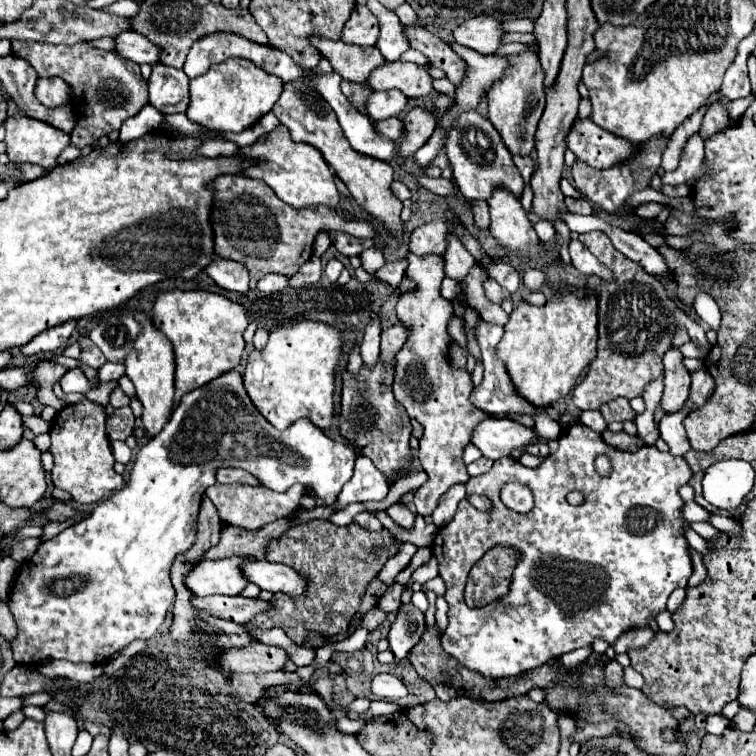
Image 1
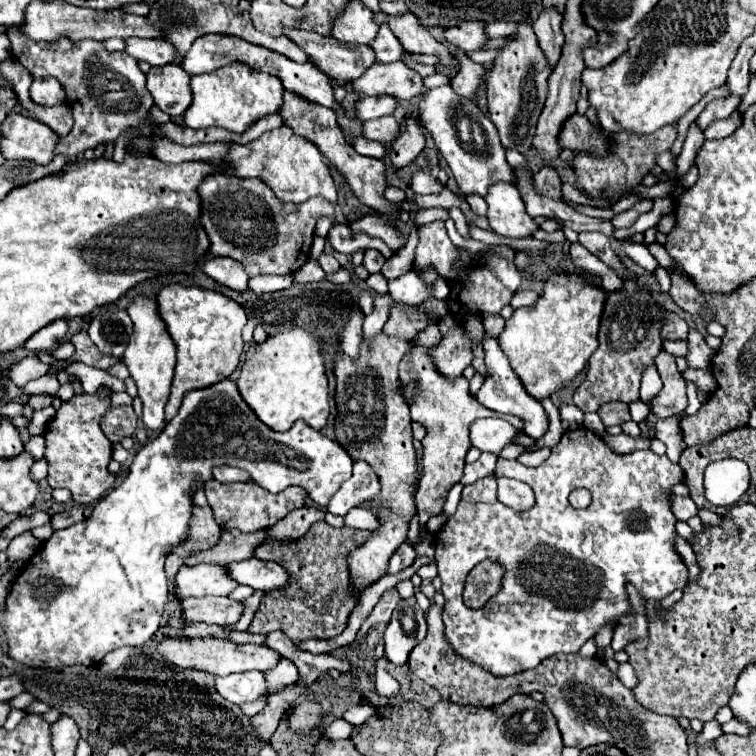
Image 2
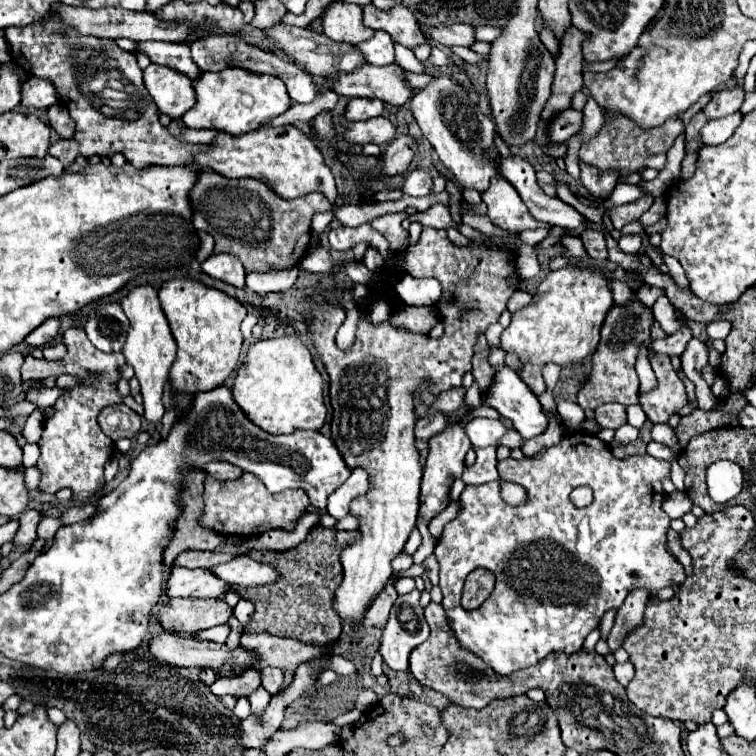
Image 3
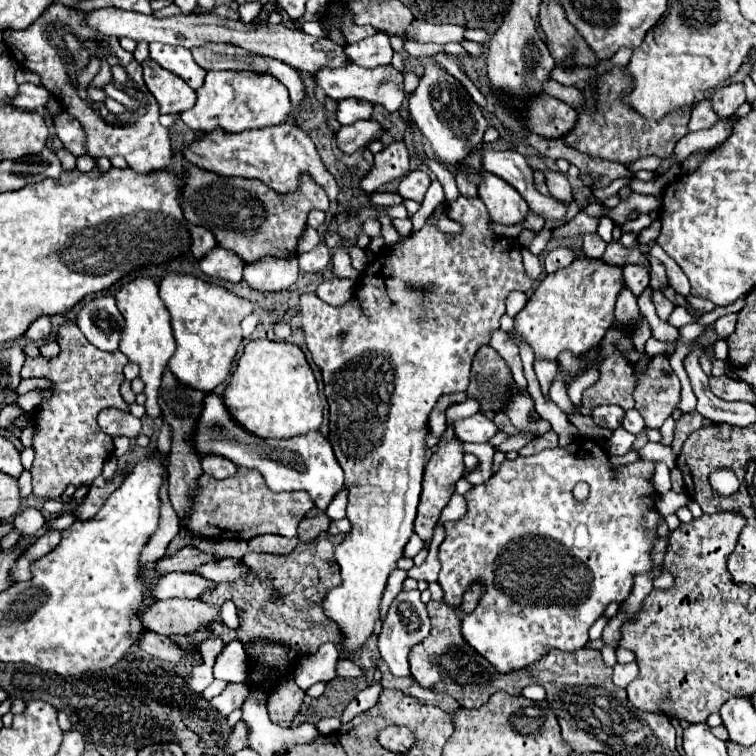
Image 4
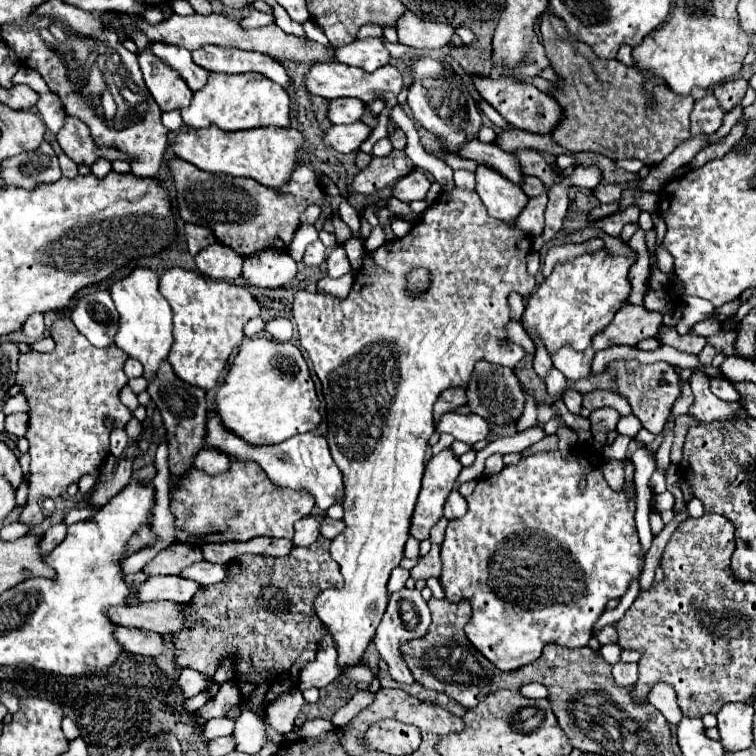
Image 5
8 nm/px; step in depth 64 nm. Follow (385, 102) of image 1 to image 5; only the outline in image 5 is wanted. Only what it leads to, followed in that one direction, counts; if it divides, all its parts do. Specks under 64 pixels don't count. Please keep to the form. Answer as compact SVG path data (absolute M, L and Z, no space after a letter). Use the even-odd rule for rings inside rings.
M334 98L328 106L328 120L332 124L358 122L364 112L364 102L356 98Z

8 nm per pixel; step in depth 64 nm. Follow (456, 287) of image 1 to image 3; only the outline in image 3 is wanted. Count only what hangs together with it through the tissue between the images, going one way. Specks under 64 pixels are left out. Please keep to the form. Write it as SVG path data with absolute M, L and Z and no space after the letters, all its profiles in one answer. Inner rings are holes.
M408 274L396 278L394 298L408 306L434 306L442 296L442 286L435 278L412 278Z

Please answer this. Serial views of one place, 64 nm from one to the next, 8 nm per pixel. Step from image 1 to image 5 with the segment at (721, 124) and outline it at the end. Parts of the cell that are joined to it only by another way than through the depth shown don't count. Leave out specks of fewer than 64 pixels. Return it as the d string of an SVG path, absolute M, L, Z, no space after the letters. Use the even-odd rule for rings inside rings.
M734 78L714 86L714 96L720 100L720 106L732 110L744 98L746 90L748 90L748 82L744 78Z

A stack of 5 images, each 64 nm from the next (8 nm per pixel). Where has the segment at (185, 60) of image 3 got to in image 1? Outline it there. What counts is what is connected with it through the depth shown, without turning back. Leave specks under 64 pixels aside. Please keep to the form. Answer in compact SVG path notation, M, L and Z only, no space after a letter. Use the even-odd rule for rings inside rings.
M124 32L116 38L116 52L136 64L158 64L162 48L138 32Z

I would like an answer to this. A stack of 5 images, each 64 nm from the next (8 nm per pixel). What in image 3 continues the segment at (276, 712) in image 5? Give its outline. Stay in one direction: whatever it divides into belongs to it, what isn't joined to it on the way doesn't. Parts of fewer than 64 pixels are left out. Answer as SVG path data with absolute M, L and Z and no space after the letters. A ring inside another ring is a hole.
M242 634L240 642L244 648L260 656L261 661L254 667L255 670L261 672L269 666L282 668L286 672L279 692L284 692L292 684L294 672L302 662L316 658L322 652L322 646L312 646L298 640L284 640L272 634Z

